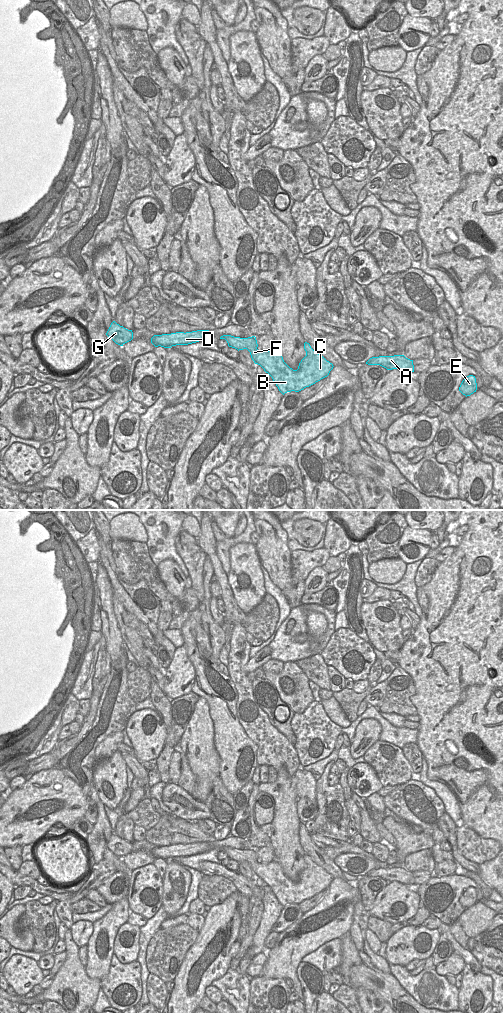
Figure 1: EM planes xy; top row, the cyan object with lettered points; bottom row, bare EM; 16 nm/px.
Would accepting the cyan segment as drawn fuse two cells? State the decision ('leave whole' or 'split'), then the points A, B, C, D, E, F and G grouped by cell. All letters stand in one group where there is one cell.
leave whole; A B C D E F G

